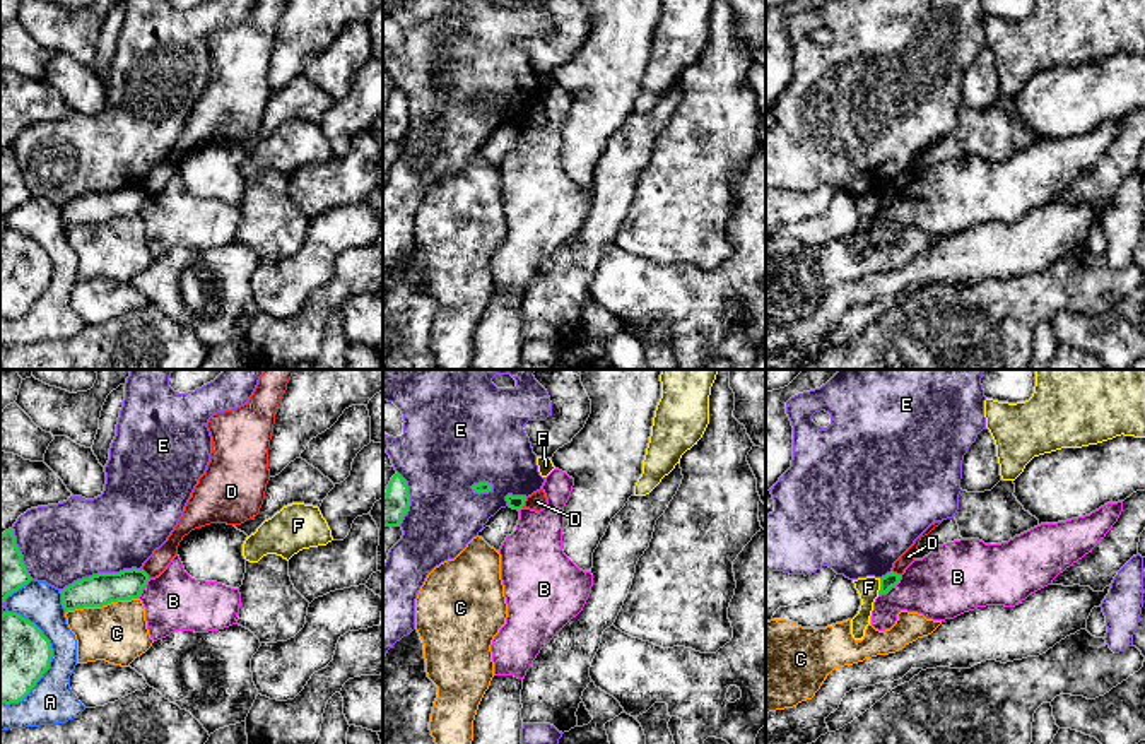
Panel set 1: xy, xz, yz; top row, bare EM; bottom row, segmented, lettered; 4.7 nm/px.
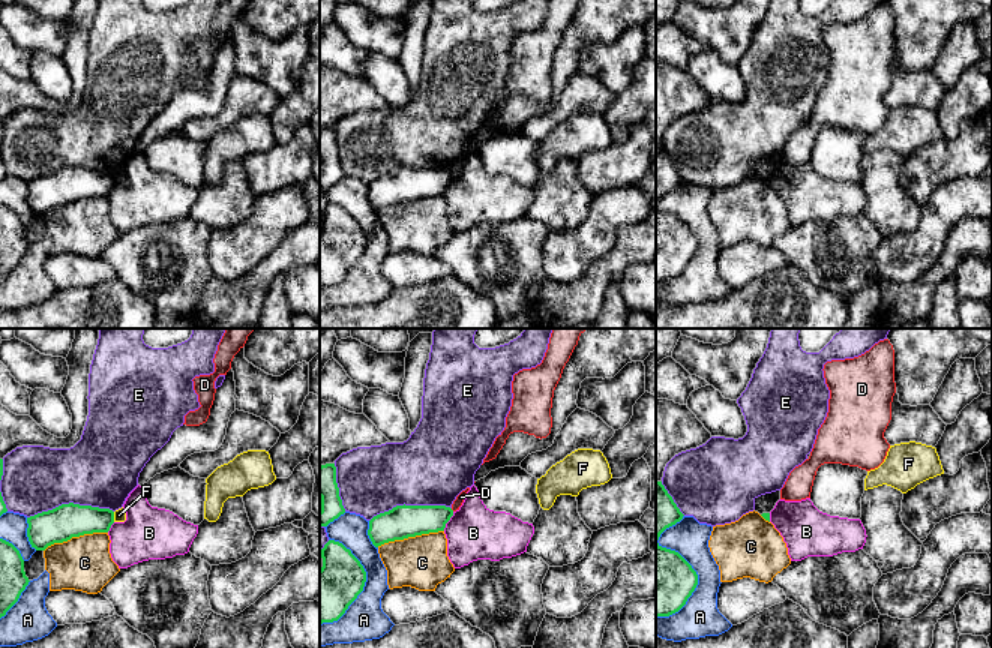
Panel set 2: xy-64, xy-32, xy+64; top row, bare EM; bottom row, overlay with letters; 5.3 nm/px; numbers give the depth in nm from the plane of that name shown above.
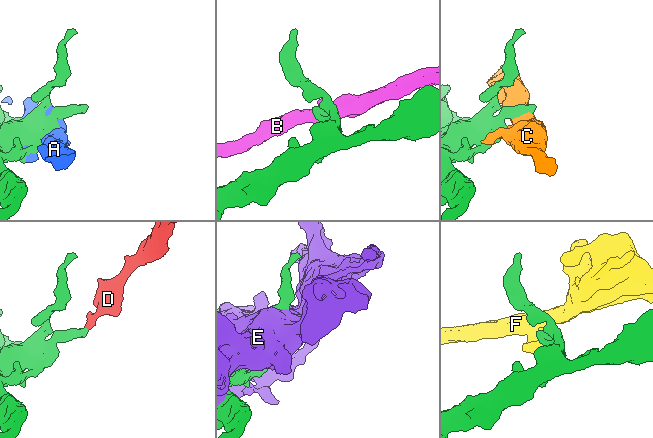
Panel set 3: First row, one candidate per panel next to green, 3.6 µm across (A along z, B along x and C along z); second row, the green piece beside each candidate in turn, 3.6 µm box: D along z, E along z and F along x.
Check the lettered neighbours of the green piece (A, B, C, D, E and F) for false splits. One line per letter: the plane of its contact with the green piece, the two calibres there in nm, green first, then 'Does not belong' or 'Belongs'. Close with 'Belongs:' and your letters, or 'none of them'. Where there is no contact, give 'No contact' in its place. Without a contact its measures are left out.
A: Touches green in xy. Thickness 400 nm (green) against 220 nm. Does not belong
B: Touches green in yz. Thickness 70 nm (green) against 320 nm. Does not belong
C: Touches green in xy. Thickness 150 nm (green) against 280 nm. Does not belong
D: Touches green in xz. Thickness 60 nm (green) against 90 nm. Does not belong
E: Touches green in xy. Thickness 150 nm (green) against 380 nm. Does not belong
F: Touches green in yz. Thickness 70 nm (green) against 100 nm. Does not belong
Belongs: none of them

